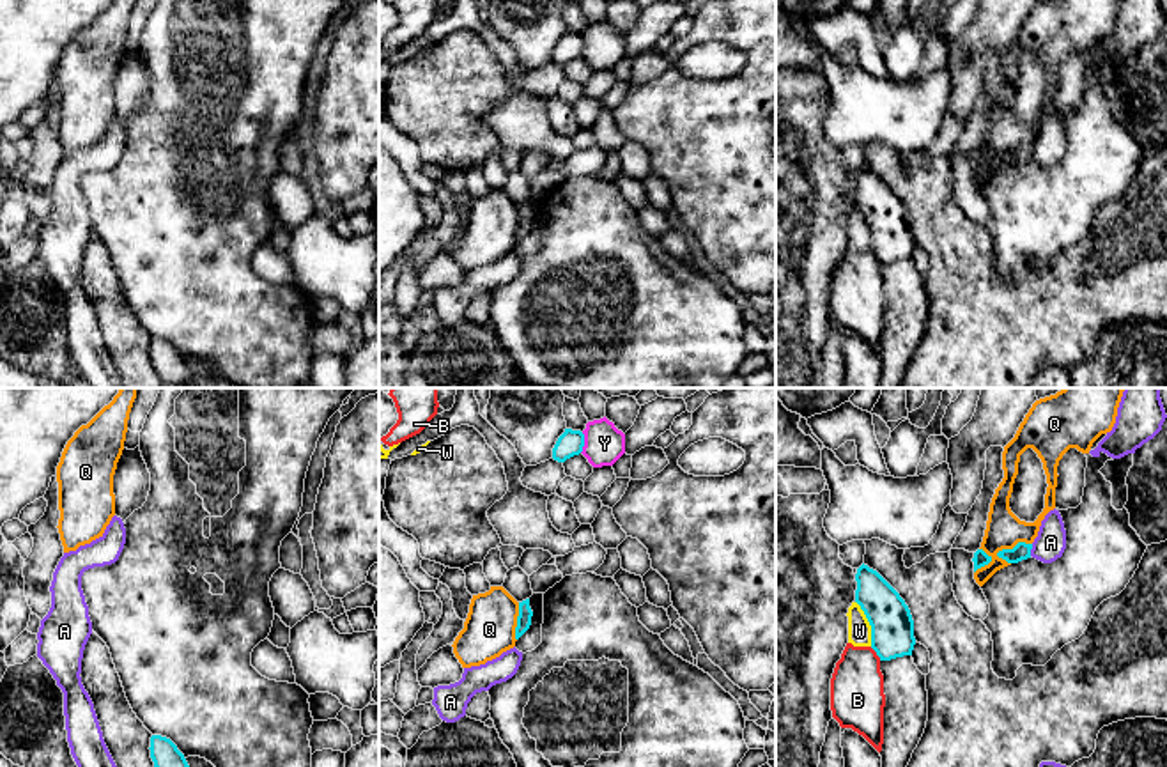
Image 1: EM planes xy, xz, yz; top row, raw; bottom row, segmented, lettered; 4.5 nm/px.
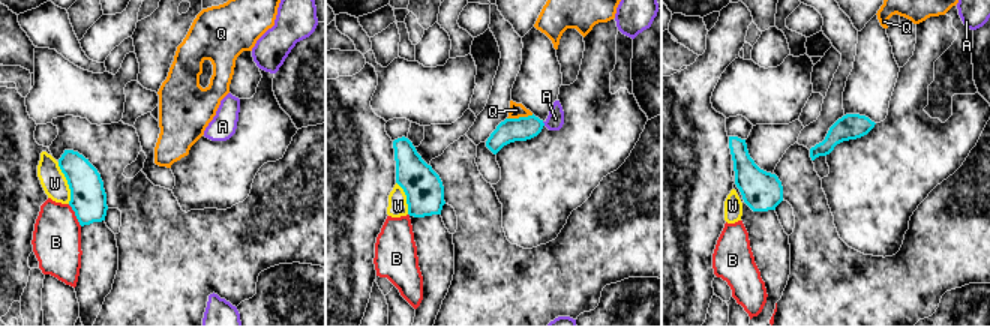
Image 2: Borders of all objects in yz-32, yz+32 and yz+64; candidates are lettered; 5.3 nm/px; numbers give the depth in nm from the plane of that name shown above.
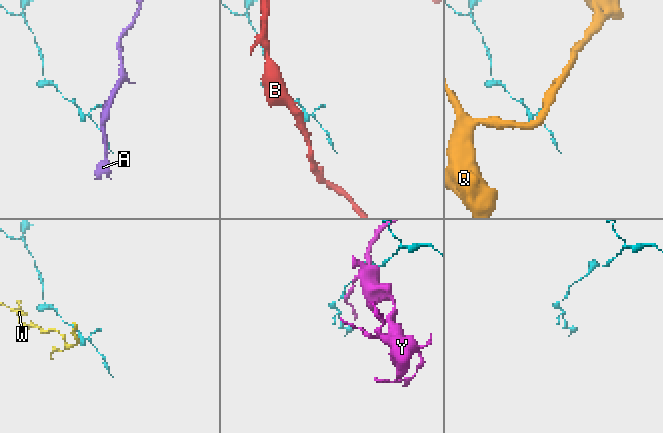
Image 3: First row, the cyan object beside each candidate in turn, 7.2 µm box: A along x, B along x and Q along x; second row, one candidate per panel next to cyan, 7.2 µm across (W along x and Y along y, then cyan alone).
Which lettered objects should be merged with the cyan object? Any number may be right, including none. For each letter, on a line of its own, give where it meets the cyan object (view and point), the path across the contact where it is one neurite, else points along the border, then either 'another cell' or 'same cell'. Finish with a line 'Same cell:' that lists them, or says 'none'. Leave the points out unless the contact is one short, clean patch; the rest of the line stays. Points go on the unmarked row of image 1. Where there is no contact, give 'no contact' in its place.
A: yz (1031, 151) | along yz (1033, 147), (1029, 158) | another cell
B: yz (877, 257) | along yz (870, 250), (881, 263) | another cell
Q: yz (1015, 149) | another cell
W: yz (870, 227) | along yz (856, 204), (870, 229), (872, 248) | another cell
Y: xz (583, 46) | another cell
Same cell: none

